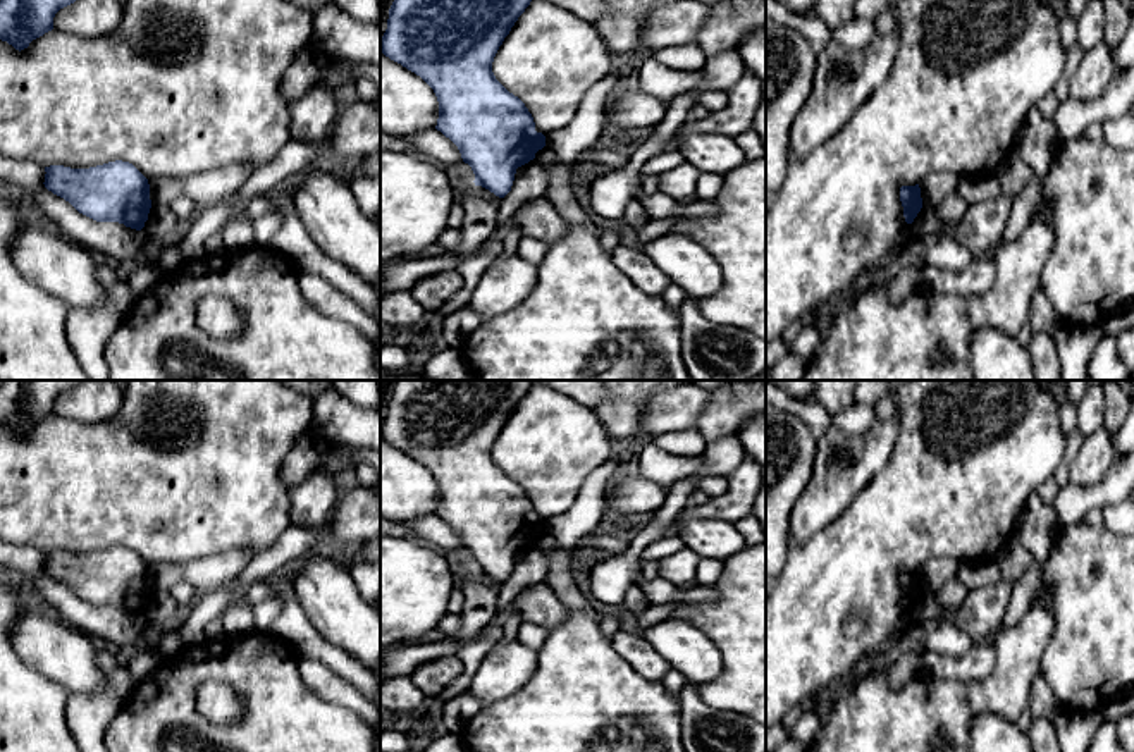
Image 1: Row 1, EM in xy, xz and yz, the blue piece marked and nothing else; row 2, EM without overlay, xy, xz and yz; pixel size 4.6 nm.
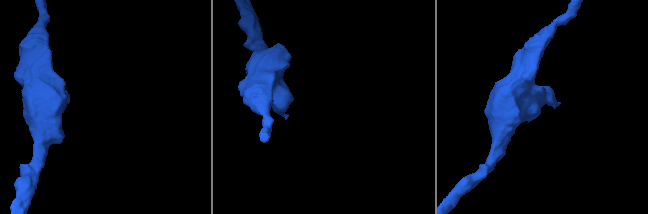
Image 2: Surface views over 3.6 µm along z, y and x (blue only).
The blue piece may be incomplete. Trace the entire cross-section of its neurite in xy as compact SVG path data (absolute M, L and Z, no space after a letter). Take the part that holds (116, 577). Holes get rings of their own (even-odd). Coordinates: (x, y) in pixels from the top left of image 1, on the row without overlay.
M129 547L89 554L45 552L45 573L96 607L141 616L151 594L148 564Z

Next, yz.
M902 571L900 573L900 587L903 592L903 602L907 609L912 609L917 599L922 594L921 573L915 571Z

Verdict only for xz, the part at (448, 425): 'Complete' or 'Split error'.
Complete

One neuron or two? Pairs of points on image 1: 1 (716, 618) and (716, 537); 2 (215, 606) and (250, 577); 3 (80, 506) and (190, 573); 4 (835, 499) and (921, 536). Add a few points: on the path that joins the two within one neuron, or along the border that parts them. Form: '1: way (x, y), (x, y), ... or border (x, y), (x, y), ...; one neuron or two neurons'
1: border (747, 546), (725, 561); two neurons
2: way (224, 597), (241, 584); one neuron
3: border (210, 554), (186, 561), (155, 561), (148, 565); two neurons
4: border (875, 475), (818, 532); two neurons

